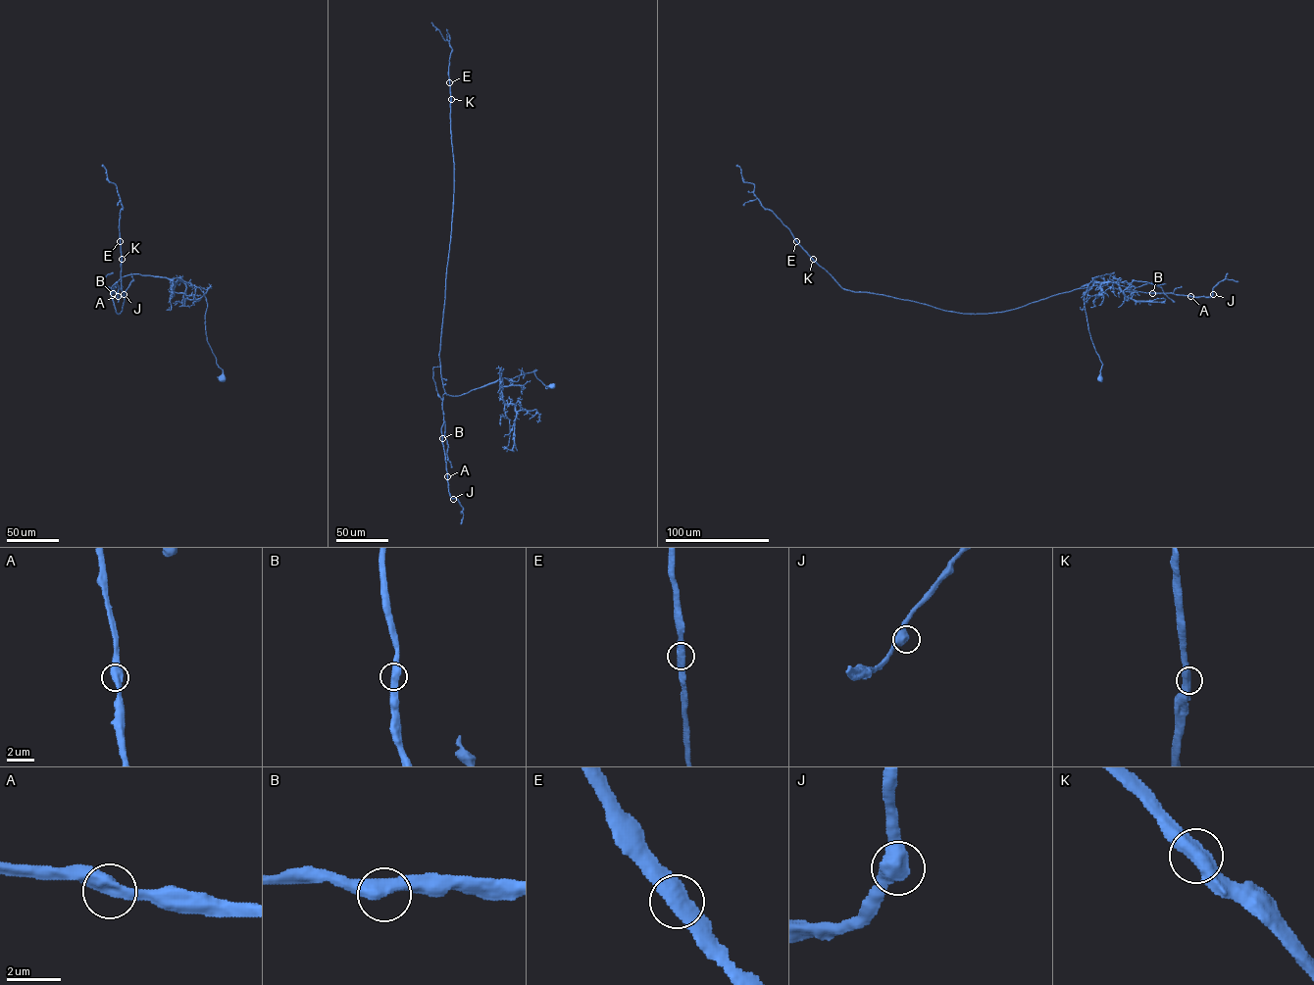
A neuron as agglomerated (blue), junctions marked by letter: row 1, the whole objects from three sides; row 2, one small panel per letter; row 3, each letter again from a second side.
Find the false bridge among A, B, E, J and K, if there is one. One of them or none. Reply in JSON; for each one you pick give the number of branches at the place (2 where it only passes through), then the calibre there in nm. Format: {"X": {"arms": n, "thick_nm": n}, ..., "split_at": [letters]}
{"split_at": []}

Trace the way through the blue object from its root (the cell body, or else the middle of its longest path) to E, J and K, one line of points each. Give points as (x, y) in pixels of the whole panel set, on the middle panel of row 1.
E: (551, 386), (546, 388), (535, 369), (459, 395), (447, 395), (443, 387), (439, 353), (454, 194), (449, 82)
J: (551, 386), (546, 388), (535, 369), (459, 395), (443, 395), (441, 433), (448, 490), (453, 499)
K: (551, 386), (546, 388), (535, 369), (459, 395), (447, 395), (443, 387), (439, 353), (454, 194), (451, 99)

